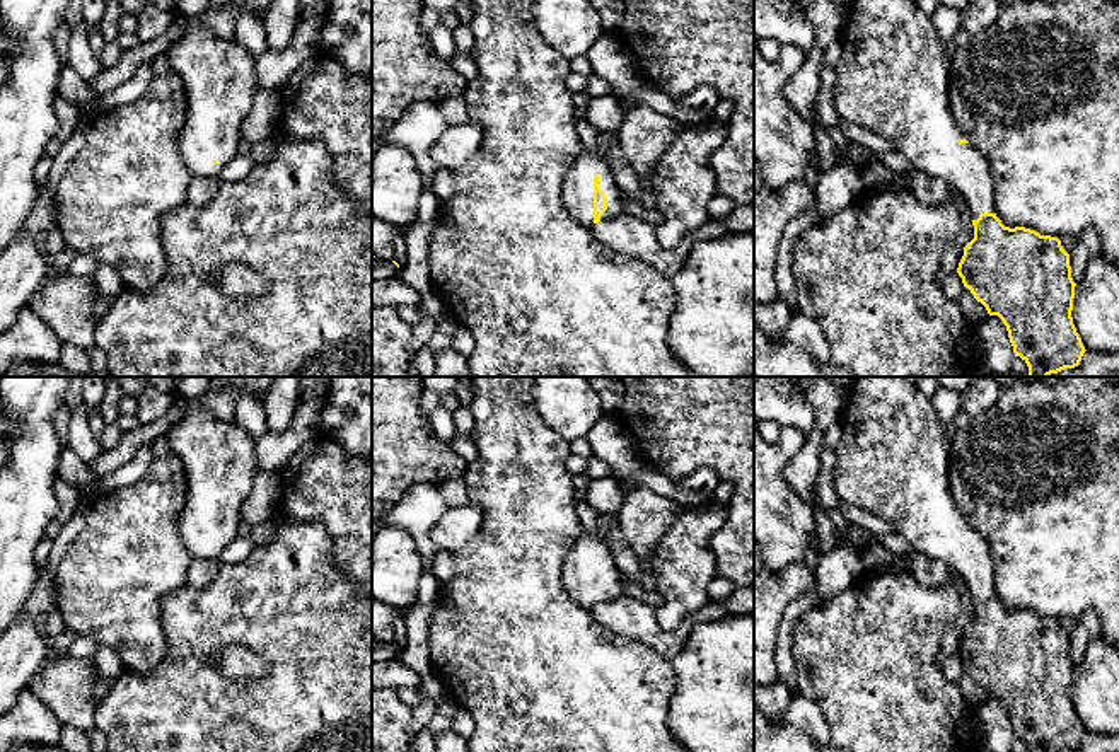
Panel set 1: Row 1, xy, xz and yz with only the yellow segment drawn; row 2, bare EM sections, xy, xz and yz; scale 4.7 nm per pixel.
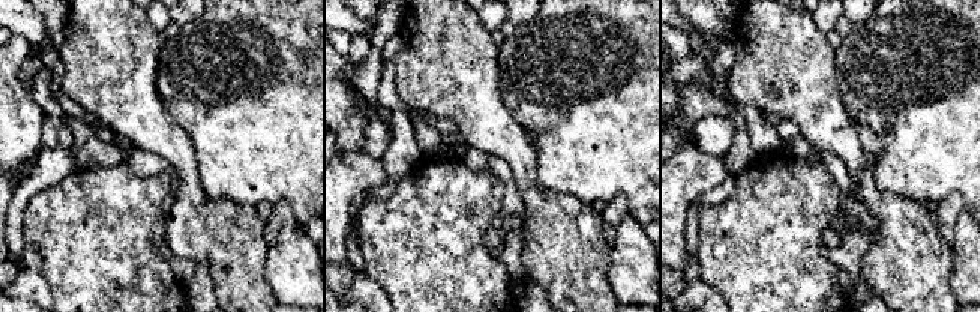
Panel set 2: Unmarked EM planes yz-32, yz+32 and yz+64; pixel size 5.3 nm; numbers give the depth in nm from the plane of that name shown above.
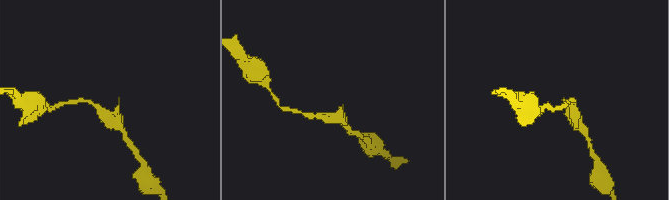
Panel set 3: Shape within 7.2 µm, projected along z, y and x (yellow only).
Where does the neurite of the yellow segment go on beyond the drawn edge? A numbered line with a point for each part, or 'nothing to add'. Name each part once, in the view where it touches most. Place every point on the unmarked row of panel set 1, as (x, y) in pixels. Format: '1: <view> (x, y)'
1: xz (577, 573)

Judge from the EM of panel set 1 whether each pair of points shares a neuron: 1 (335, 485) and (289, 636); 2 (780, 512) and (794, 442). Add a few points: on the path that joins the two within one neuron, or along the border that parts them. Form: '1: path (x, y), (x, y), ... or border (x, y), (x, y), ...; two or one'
1: border (284, 515), (318, 520), (335, 561); two
2: path (775, 495), (776, 459); one

